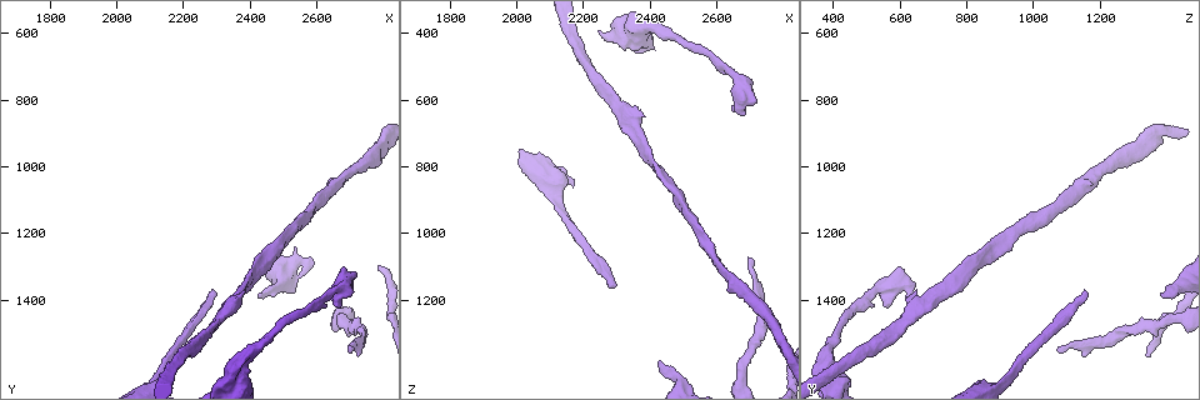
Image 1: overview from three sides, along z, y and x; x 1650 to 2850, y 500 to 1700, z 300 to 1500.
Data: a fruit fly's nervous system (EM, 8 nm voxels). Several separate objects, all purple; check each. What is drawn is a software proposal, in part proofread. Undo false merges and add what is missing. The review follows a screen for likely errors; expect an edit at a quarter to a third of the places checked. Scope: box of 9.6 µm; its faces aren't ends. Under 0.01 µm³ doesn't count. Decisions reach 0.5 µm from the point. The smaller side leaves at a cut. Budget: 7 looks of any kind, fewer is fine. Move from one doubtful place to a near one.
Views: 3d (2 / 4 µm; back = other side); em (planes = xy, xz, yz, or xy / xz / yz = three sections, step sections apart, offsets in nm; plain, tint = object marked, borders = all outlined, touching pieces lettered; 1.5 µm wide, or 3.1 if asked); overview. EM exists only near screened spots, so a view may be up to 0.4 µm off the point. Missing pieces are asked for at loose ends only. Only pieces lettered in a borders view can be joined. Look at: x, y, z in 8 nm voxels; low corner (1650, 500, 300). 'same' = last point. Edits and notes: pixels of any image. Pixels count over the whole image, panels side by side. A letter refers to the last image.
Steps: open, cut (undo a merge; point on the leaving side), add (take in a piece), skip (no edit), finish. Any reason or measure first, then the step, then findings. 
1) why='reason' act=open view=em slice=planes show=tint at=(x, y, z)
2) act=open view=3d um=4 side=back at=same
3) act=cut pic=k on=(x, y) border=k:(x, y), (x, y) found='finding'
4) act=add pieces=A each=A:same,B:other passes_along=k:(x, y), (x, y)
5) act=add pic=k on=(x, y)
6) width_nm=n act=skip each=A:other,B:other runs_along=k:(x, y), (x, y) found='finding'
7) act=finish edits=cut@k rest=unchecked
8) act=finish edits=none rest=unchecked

why='sharp bend' act=open view=3d um=4 at=(2650, 1380, 530)

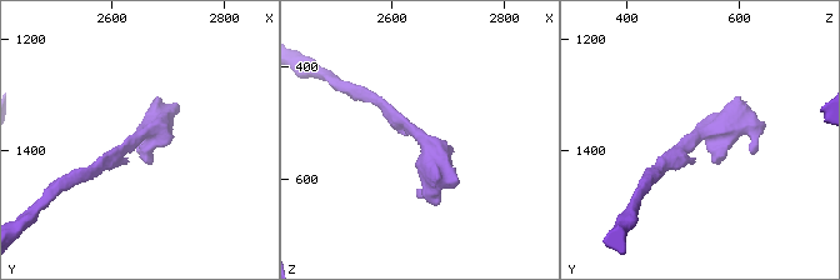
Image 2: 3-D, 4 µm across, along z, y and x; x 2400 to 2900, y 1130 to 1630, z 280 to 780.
arm_widths_nm=170,320 why='shape alone is not enough' act=open view=em slice=planes show=borders at=(2650, 1370, 530)

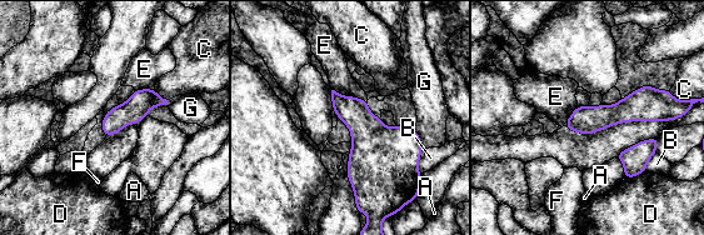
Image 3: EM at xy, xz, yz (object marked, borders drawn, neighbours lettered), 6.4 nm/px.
act=skip each=A:other,B:other,C:other,D:other,E:other,F:other,G:other border=3:(333, 89), (367, 101) found='all the same neuron'

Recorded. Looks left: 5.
why='an open end' act=open view=3d um=4 at=(2430, 1380, 1380)

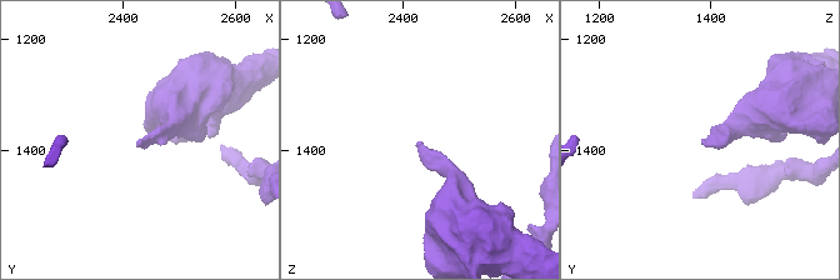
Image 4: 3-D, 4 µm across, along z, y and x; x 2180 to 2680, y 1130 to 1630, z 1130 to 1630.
why='need the tissue' act=open view=em slice=xz step=8 show=borders at=(2430, 1380, 1380)

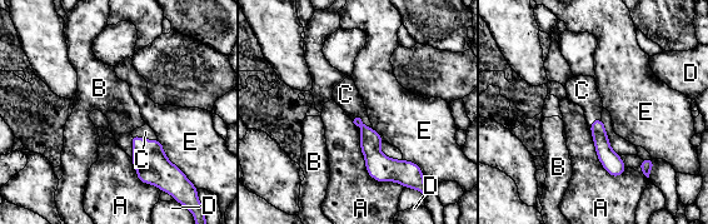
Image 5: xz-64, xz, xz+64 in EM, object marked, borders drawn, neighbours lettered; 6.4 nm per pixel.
act=open view=em slice=planes show=borders at=same

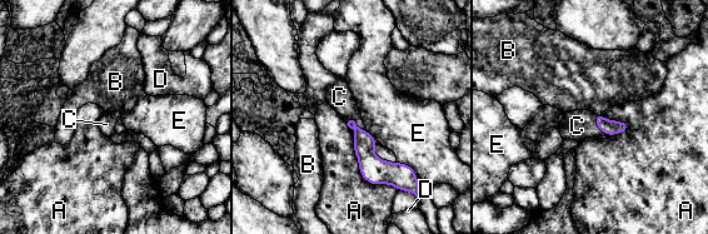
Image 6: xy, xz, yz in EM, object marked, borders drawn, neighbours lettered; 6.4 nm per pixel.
act=add pieces=C each=A:other,B:other,C:same,D:other,E:other passes_along=6:(364, 143), (355, 124), (339, 96) found='it goes on there'

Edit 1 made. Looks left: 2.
act=finish edits=add@6 rest=unchecked

